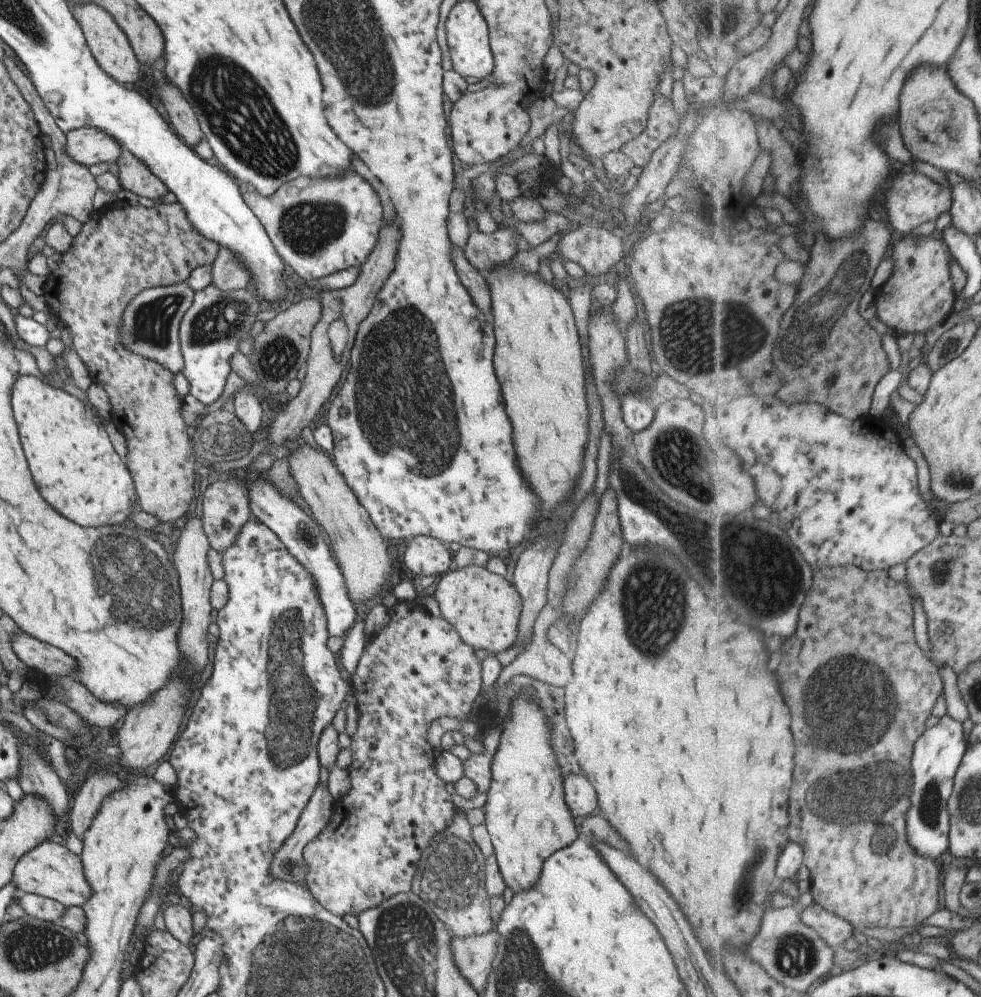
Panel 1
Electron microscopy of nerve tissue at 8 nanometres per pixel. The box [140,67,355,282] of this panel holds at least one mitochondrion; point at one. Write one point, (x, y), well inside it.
(310, 227)

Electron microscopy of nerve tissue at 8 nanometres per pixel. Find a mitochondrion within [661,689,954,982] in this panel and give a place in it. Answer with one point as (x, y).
(797, 956)

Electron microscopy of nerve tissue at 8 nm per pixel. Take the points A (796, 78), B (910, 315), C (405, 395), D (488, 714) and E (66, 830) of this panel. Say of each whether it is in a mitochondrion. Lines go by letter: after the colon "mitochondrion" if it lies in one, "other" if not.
A: other
B: other
C: mitochondrion
D: other
E: other

